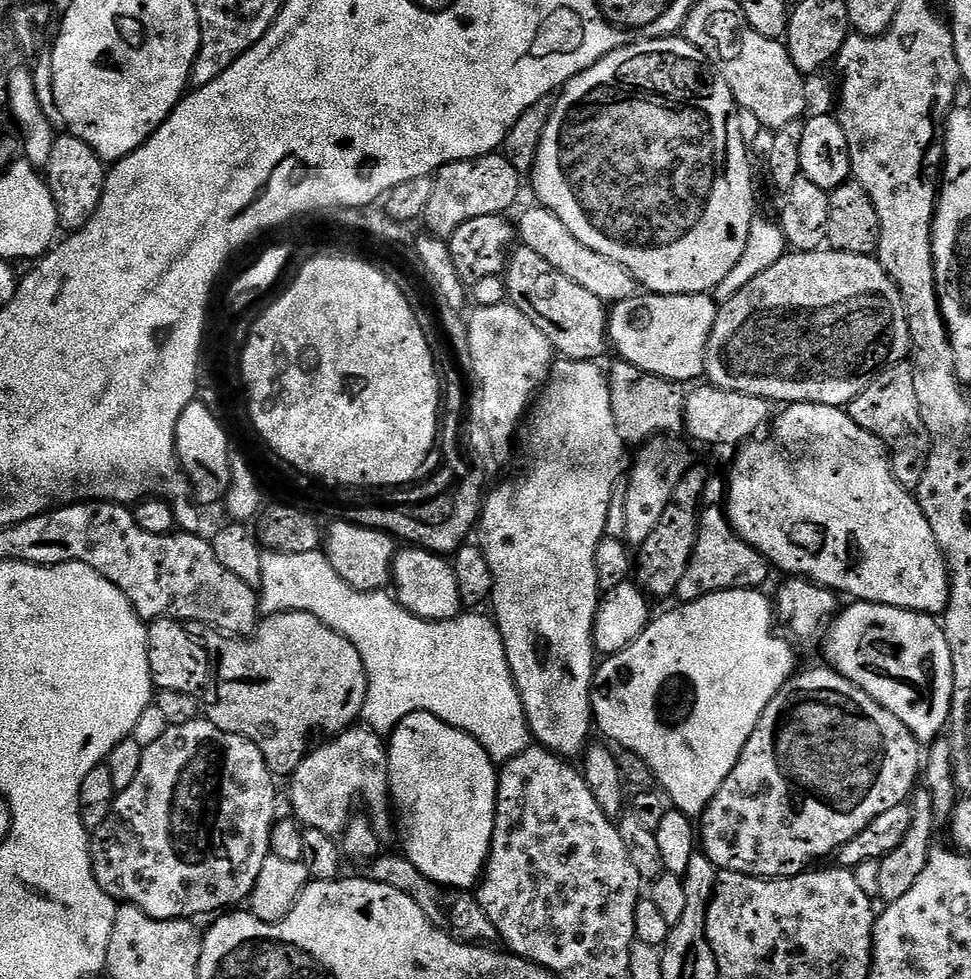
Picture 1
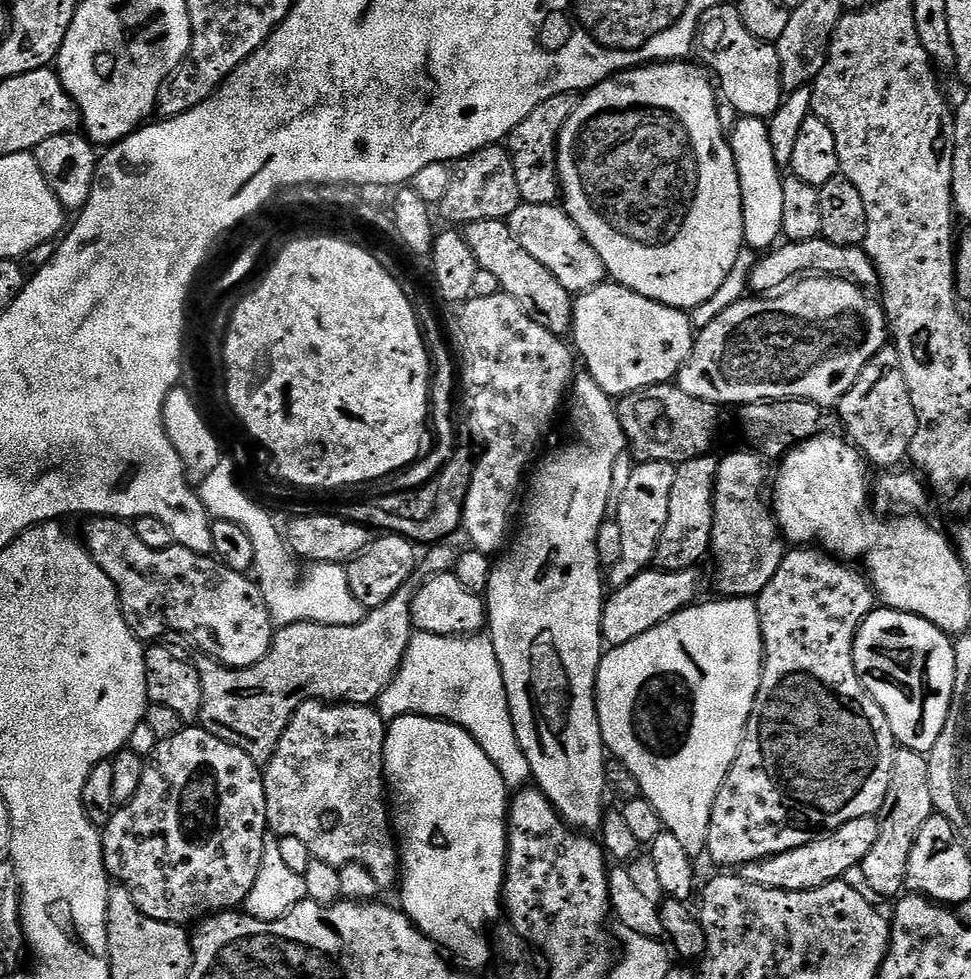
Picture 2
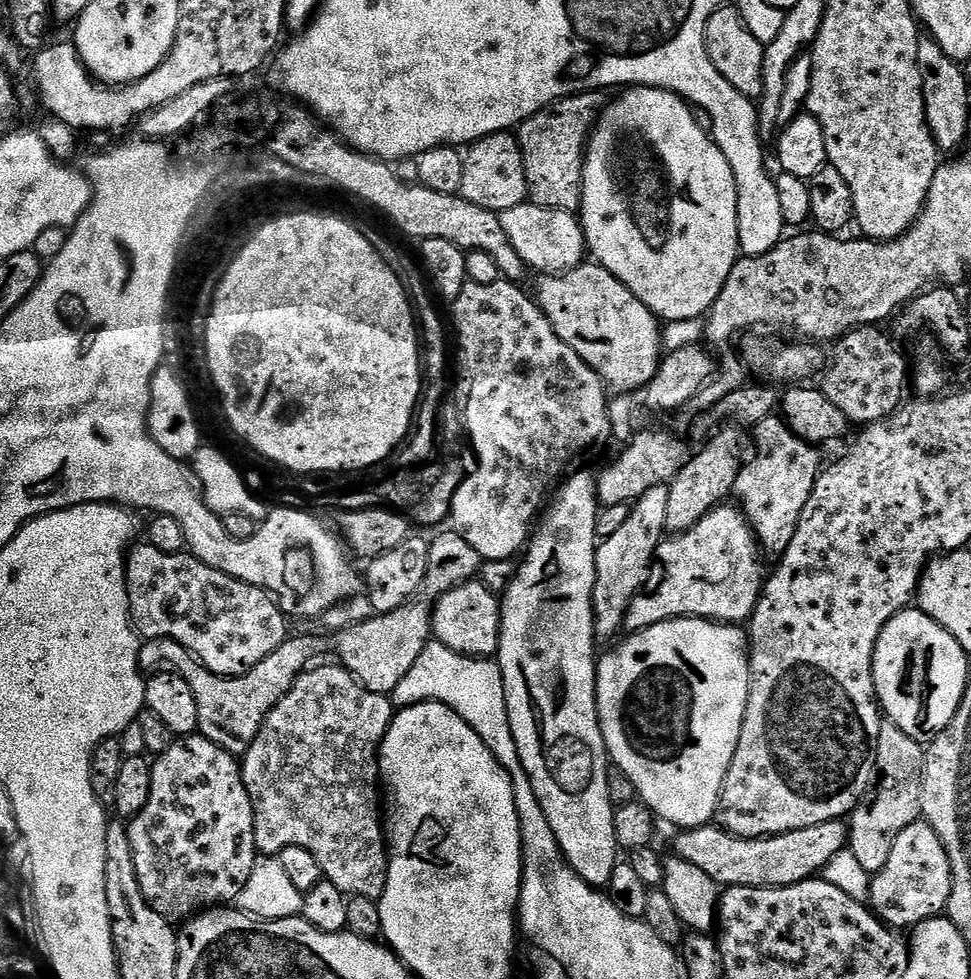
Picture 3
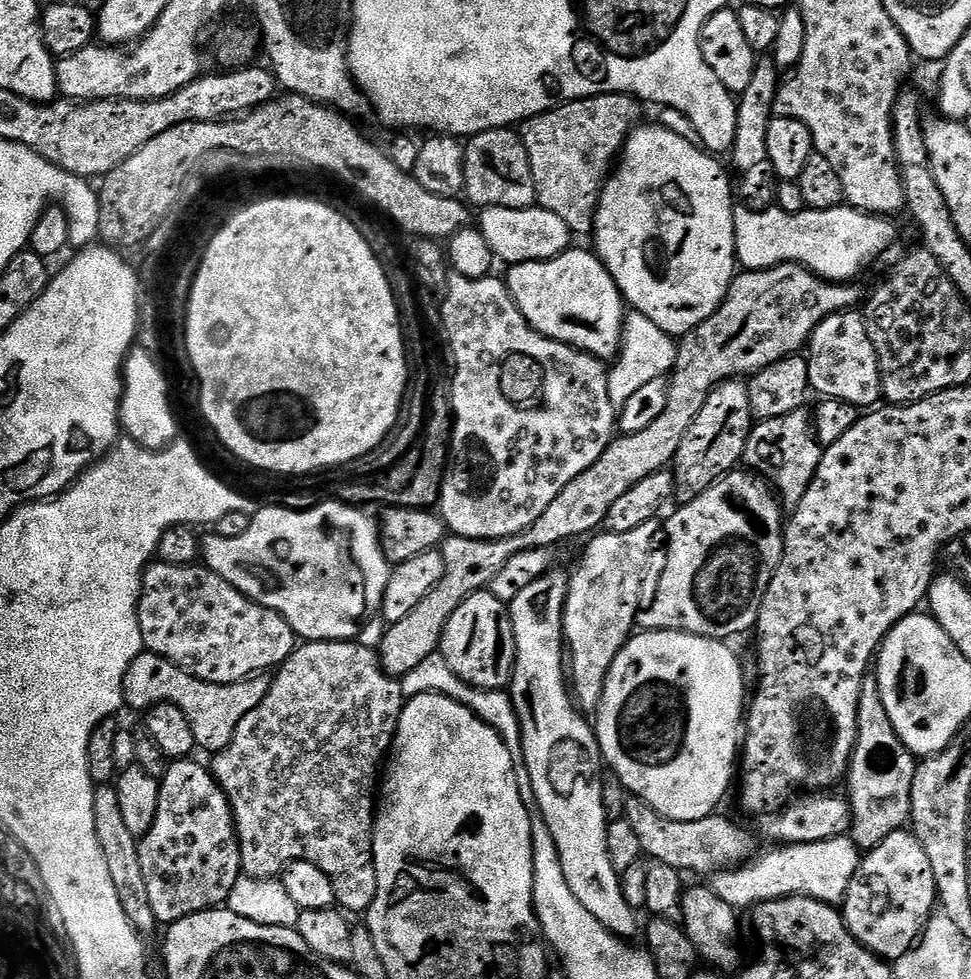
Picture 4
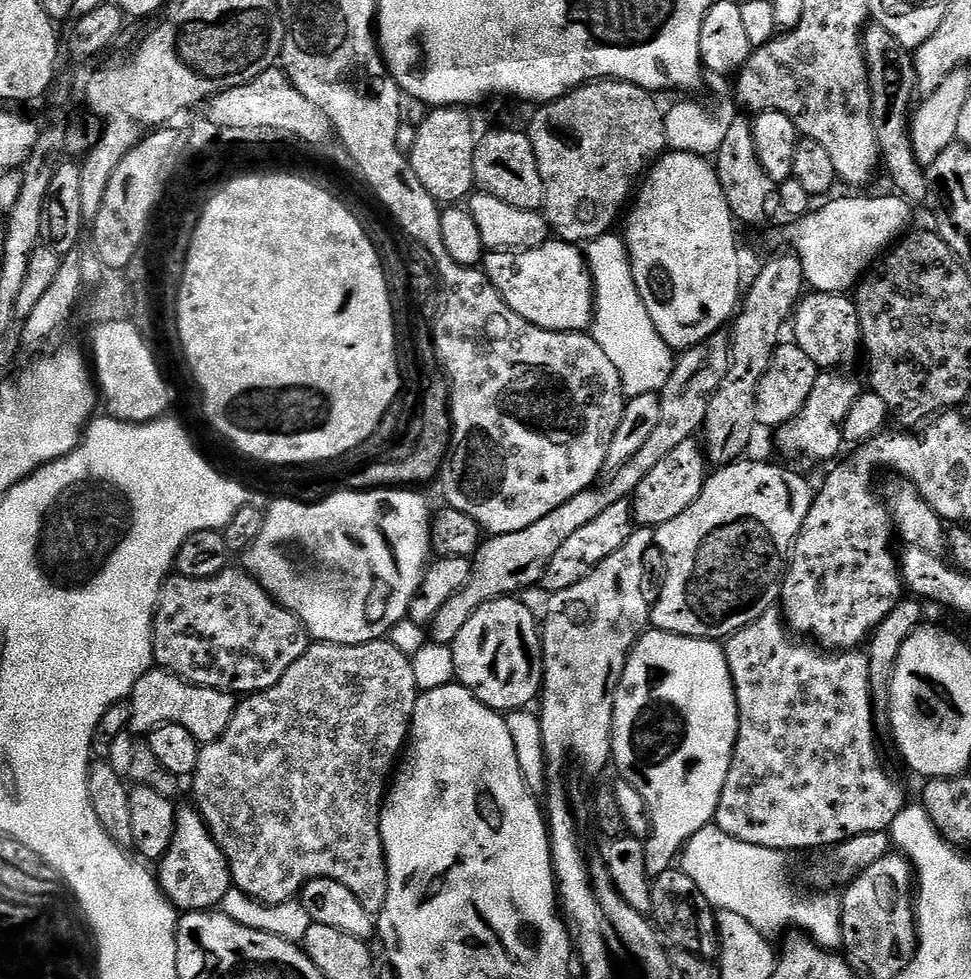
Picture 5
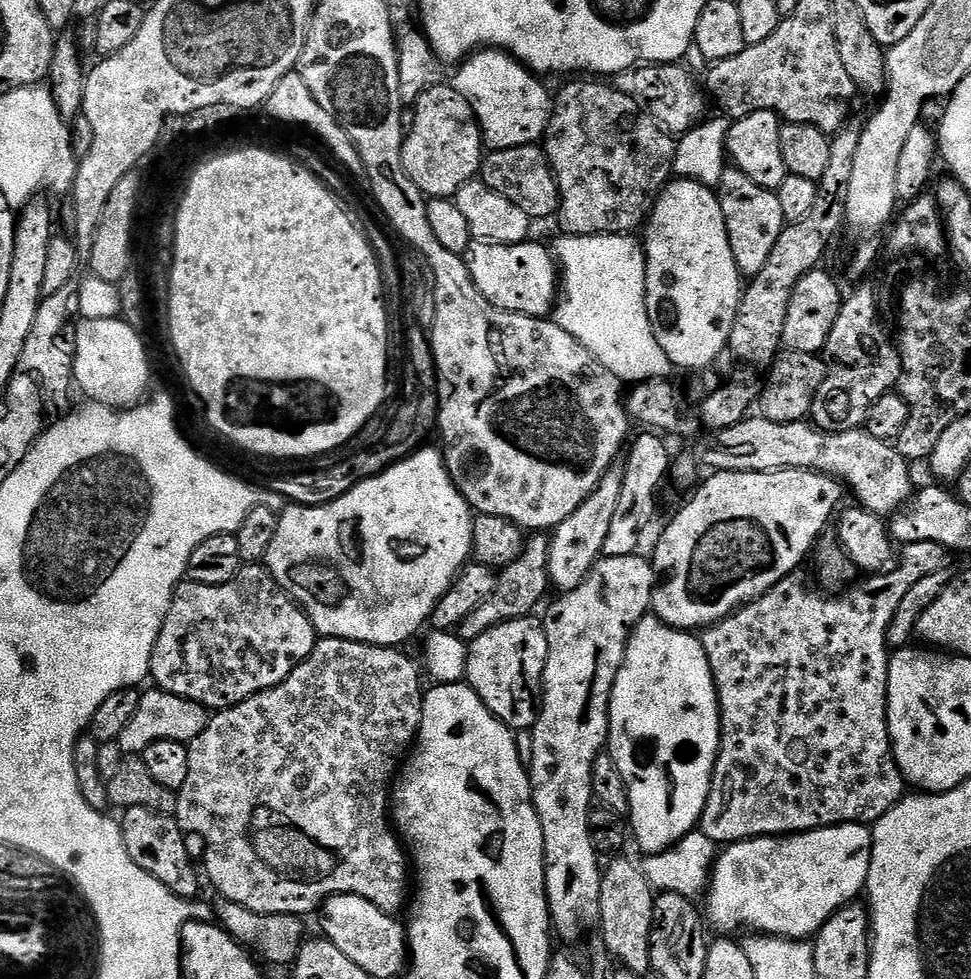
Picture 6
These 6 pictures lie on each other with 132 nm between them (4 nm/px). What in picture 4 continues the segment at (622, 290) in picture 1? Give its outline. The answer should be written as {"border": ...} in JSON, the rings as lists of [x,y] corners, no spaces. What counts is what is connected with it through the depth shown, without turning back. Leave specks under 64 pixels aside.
{"border":[[[539,206],[522,210],[485,208],[479,213],[478,227],[486,242],[490,242],[493,257],[497,261],[505,260],[508,266],[531,260],[553,260],[567,252],[574,240],[574,233],[558,214],[550,214],[550,210]]]}

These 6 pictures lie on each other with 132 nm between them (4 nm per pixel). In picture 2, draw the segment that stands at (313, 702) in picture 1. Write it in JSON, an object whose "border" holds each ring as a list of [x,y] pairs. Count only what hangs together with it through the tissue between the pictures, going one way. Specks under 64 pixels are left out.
{"border":[[[411,583],[402,586],[402,590],[398,590],[398,594],[390,598],[390,602],[371,609],[357,624],[326,626],[314,622],[298,622],[277,627],[266,658],[262,658],[262,662],[254,666],[227,668],[211,656],[201,655],[201,660],[195,661],[196,669],[200,671],[202,678],[202,710],[198,717],[199,723],[207,732],[238,746],[243,752],[250,754],[252,760],[263,766],[270,762],[298,706],[302,706],[307,700],[366,705],[379,701],[380,695],[386,690],[386,686],[390,686],[400,663],[404,661],[404,655],[414,635],[413,595],[414,588]]]}

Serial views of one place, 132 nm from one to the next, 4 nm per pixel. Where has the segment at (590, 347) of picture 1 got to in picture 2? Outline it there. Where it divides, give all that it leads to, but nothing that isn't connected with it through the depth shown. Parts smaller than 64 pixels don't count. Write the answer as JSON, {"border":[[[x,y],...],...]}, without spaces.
{"border":[[[505,221],[474,222],[467,225],[462,233],[473,251],[478,268],[494,274],[494,278],[498,278],[500,283],[500,290],[514,298],[514,302],[518,302],[518,306],[522,306],[522,310],[526,310],[526,314],[530,314],[530,318],[538,322],[538,326],[546,326],[546,330],[561,338],[571,333],[573,297],[566,286],[562,286],[562,282],[558,282],[558,278],[554,278],[554,274],[550,274],[550,270],[542,266],[542,262],[534,259],[528,251],[522,250],[522,242],[514,238]]]}

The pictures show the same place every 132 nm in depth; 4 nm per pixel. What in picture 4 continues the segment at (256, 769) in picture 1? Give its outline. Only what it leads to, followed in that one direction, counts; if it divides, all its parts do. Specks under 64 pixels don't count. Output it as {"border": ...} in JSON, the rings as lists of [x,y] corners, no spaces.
{"border":[[[196,758],[173,760],[160,780],[158,814],[147,835],[139,837],[142,878],[146,878],[146,894],[150,894],[150,910],[161,925],[167,926],[199,912],[227,905],[228,896],[242,875],[240,845],[236,843],[236,823],[232,807],[220,783]]]}

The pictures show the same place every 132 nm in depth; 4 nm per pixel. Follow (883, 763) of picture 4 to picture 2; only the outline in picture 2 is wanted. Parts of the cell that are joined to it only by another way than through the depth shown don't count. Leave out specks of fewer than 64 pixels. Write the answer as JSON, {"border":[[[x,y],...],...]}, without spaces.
{"border":[[[900,748],[894,758],[890,790],[878,813],[880,821],[878,842],[874,842],[870,854],[862,858],[859,867],[862,874],[866,874],[877,898],[884,896],[896,898],[905,891],[906,866],[910,863],[910,850],[914,850],[914,838],[918,838],[918,830],[926,826],[926,818],[930,818],[933,814],[927,755],[909,748]]]}

